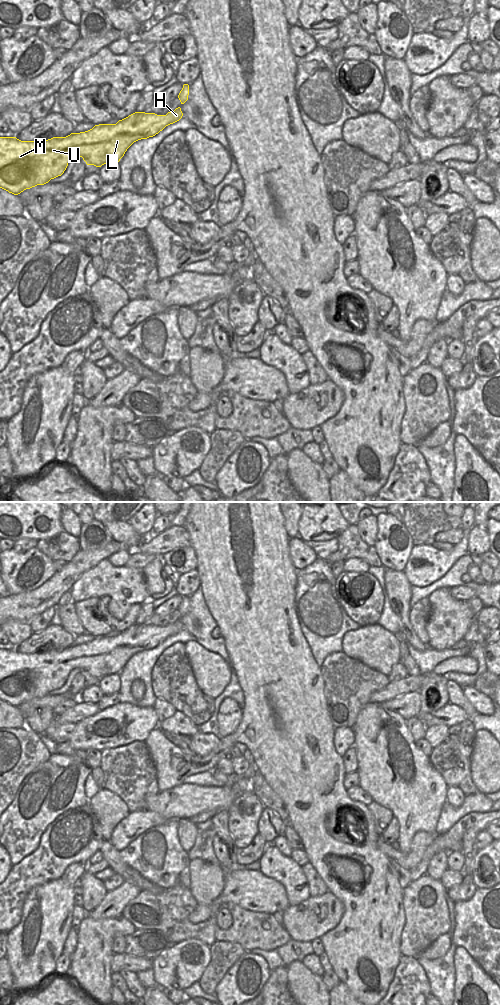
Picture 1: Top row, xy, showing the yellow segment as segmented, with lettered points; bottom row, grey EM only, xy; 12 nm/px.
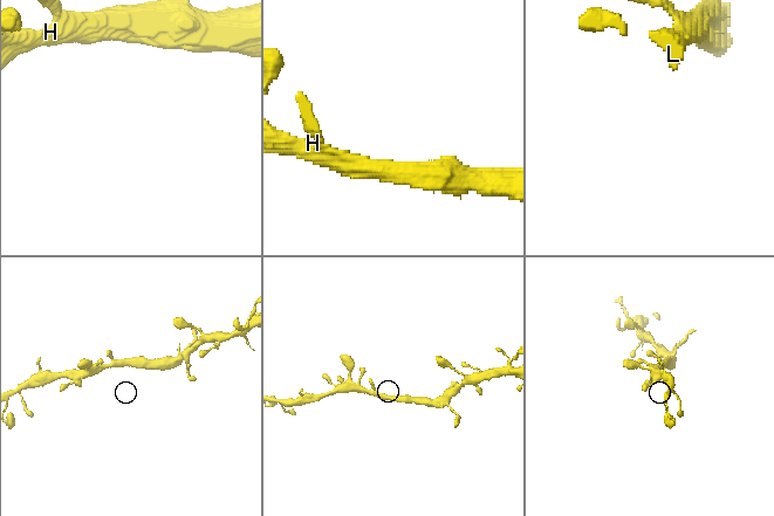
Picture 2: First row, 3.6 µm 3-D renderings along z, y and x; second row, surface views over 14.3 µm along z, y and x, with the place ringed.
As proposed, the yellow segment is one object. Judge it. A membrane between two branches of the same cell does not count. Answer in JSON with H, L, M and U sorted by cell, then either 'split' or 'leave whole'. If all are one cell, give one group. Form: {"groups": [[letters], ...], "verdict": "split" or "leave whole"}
{"groups": [["H", "L", "M", "U"]], "verdict": "leave whole"}

